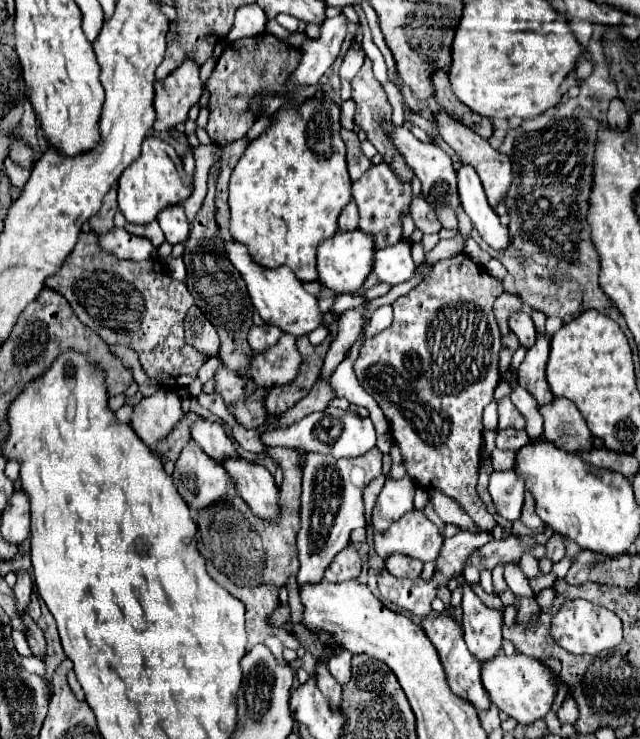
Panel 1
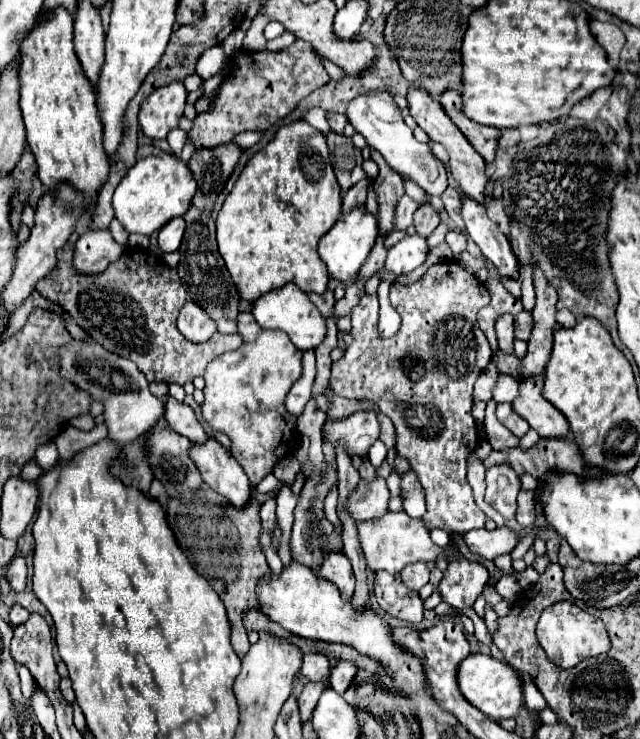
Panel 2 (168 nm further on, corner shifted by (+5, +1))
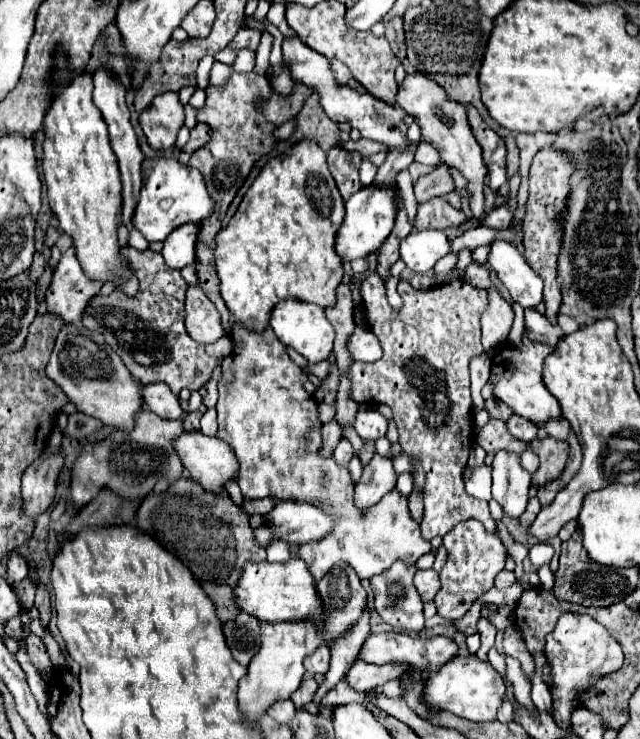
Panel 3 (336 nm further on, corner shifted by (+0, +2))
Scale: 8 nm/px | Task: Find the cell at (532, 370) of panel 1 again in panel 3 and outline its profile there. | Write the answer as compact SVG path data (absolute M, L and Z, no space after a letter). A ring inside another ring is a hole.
M546 145L540 149L532 161L530 167L530 197L526 201L526 213L524 213L524 247L526 247L526 261L528 265L542 277L544 281L544 303L546 303L546 317L550 323L556 323L556 315L562 303L560 285L556 279L556 259L560 251L560 227L552 217L546 215L546 207L554 205L556 209L564 207L564 201L568 197L568 179L574 171L574 165L568 157L558 153L552 145Z

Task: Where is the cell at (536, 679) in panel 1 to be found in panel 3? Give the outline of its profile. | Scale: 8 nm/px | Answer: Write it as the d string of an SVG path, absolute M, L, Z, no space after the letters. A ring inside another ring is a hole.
M474 655L470 657L454 657L446 665L440 667L436 675L430 675L424 685L424 697L426 701L436 709L446 709L454 715L466 717L476 723L494 721L496 713L502 705L502 699L506 695L506 681L500 677L500 673L488 663Z

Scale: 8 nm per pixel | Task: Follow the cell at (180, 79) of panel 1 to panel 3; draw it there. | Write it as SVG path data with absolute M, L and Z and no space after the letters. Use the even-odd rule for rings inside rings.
M176 91L154 97L152 105L140 113L140 127L154 149L174 147L178 129L184 125L184 105Z

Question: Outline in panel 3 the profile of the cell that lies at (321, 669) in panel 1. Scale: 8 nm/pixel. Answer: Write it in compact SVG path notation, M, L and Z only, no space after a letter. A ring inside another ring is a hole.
M322 643L318 647L318 651L314 651L310 657L304 659L304 667L310 675L324 675L330 667L330 647L326 643Z

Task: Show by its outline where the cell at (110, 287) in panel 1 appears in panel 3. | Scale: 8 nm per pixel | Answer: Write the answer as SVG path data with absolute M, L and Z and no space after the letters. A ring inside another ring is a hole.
M122 247L120 253L128 259L132 275L136 275L140 281L140 289L134 297L128 297L120 287L108 297L100 293L90 299L82 315L84 327L102 333L110 349L122 357L124 365L142 385L162 381L174 395L178 395L184 387L190 391L200 389L212 377L212 371L220 359L232 353L230 335L224 335L210 345L194 343L184 327L184 295L188 285L180 271L166 267L162 255L150 249L138 251L134 247ZM130 255L138 257L132 257L130 261Z

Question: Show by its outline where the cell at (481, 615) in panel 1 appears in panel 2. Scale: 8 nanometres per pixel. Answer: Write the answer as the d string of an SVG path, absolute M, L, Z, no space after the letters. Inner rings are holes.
M463 556L449 560L443 580L437 586L441 600L455 608L469 608L483 592L489 580L489 570L481 562L471 562Z

